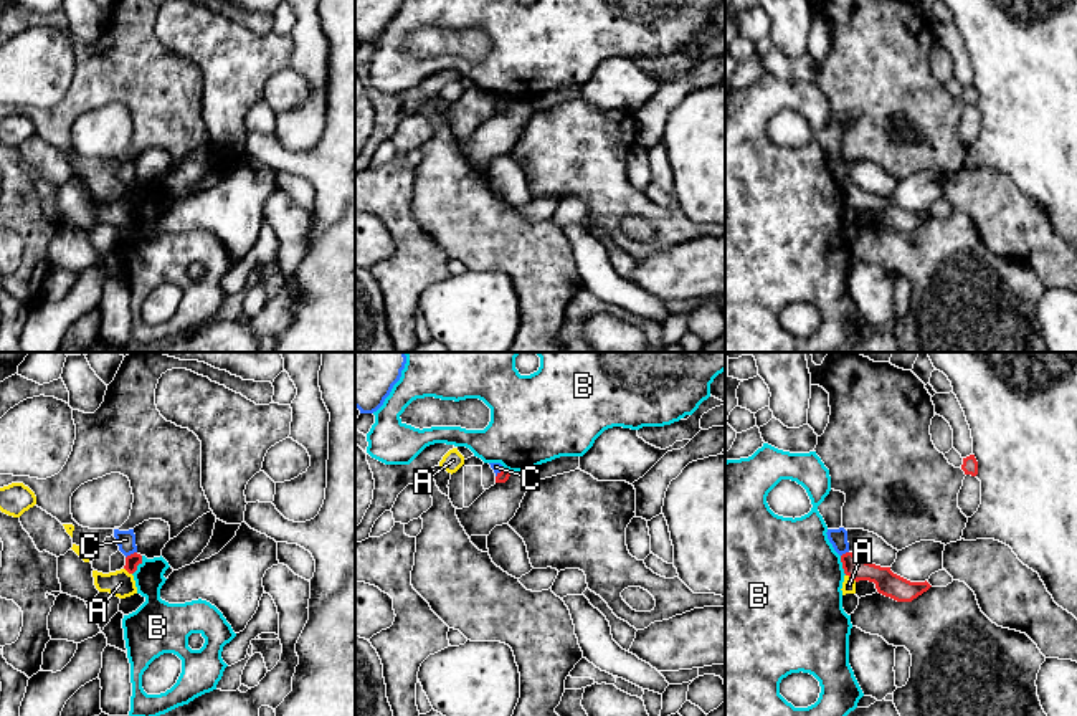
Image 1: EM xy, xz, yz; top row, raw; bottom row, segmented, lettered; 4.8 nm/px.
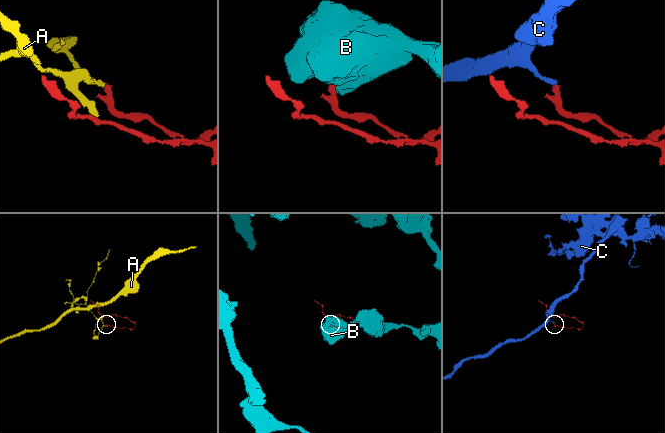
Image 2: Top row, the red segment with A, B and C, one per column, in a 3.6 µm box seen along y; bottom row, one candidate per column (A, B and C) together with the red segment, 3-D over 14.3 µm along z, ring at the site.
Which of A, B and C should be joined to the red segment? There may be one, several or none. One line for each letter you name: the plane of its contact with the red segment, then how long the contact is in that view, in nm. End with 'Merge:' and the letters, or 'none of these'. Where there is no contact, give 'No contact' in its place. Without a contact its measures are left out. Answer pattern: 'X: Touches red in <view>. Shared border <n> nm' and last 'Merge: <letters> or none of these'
Merge: none of these

